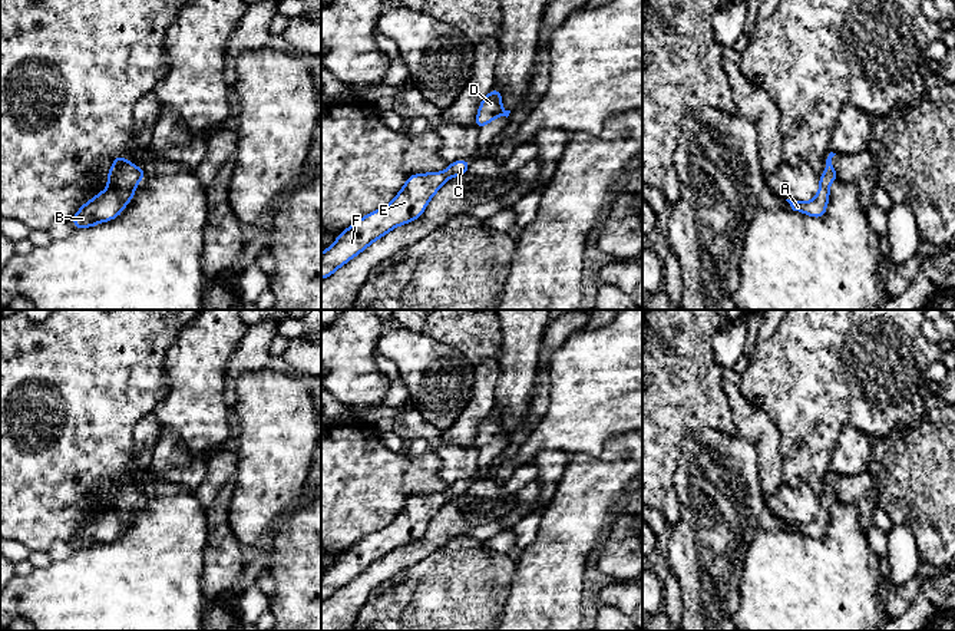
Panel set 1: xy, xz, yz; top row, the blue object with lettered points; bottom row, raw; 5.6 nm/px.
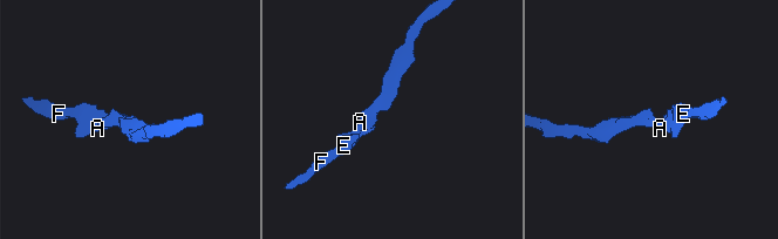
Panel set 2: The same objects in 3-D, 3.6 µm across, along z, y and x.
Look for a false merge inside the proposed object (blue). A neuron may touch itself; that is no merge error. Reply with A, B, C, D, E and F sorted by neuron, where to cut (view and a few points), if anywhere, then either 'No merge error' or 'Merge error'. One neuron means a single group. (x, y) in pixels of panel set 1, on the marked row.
Groups: A B C D E F. No split. No merge error

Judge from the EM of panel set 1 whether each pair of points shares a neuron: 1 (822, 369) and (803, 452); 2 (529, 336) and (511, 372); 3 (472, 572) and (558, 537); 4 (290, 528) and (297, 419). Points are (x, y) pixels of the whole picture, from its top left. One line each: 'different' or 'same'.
1: same
2: same
3: different
4: different

